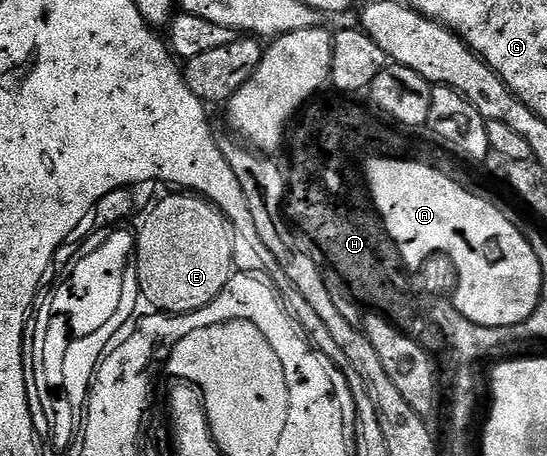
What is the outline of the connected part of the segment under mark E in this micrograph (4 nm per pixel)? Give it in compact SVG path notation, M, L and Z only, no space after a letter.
M185 198L167 200L147 222L141 240L141 282L147 296L159 306L186 314L212 309L215 298L222 295L231 271L230 261L221 260L221 256L228 257L235 246L235 241L229 240L228 223L226 217L219 218L208 205Z

